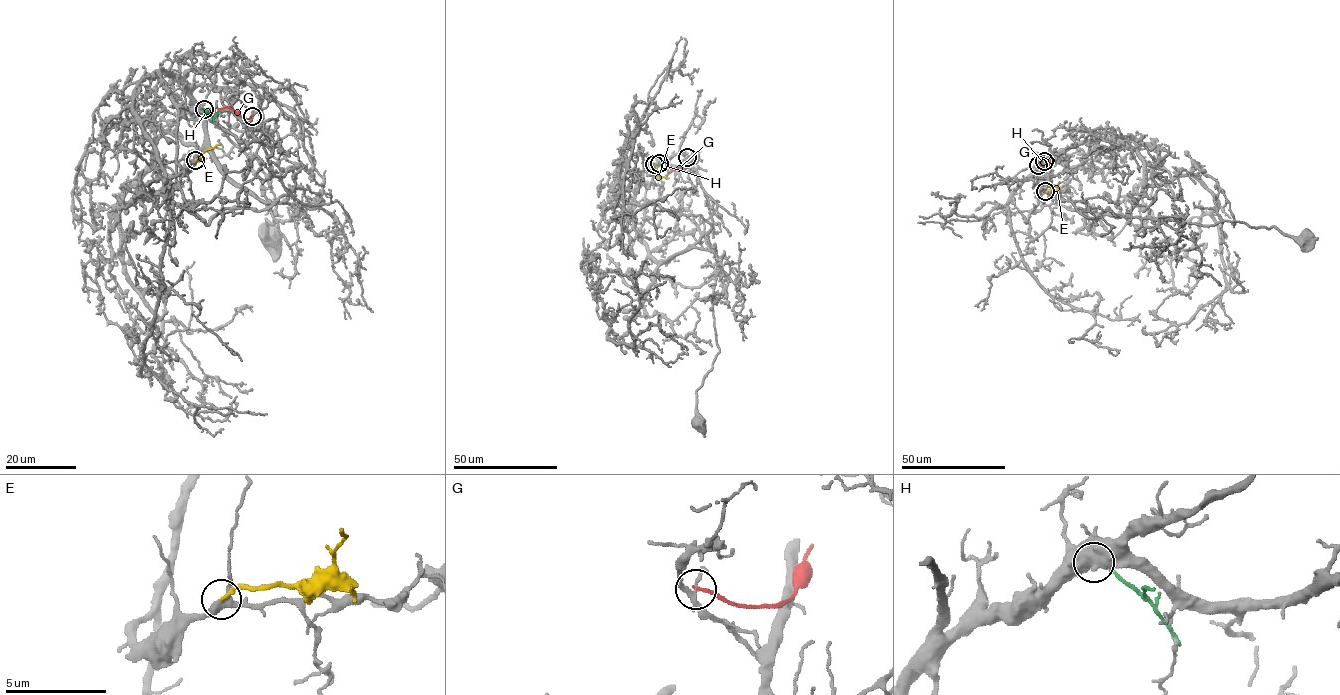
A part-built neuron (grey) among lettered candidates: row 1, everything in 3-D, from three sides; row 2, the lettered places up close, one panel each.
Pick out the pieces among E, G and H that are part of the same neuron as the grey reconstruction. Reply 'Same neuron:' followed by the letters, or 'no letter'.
Same neuron: E

